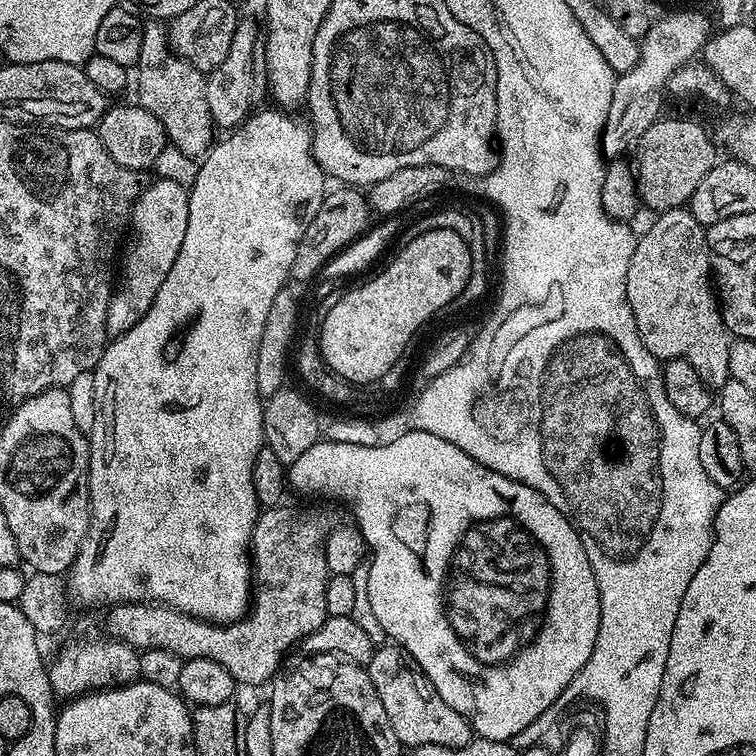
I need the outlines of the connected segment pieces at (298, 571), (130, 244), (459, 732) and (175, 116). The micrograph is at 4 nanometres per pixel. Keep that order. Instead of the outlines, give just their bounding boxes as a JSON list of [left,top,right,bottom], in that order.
[[104,507,334,686],[106,178,190,338],[366,642,474,749],[134,22,214,158]]

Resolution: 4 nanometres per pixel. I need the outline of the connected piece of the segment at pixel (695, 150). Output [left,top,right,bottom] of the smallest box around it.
[634,120,718,214]

